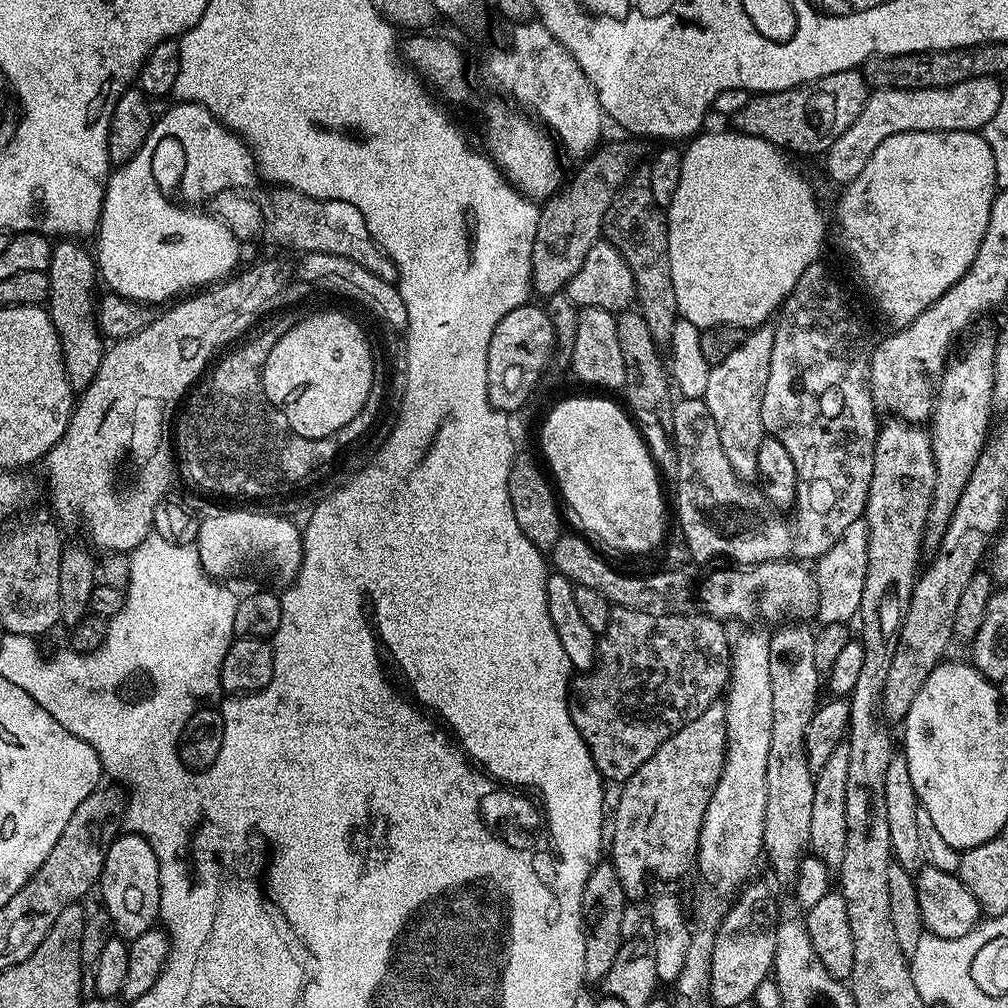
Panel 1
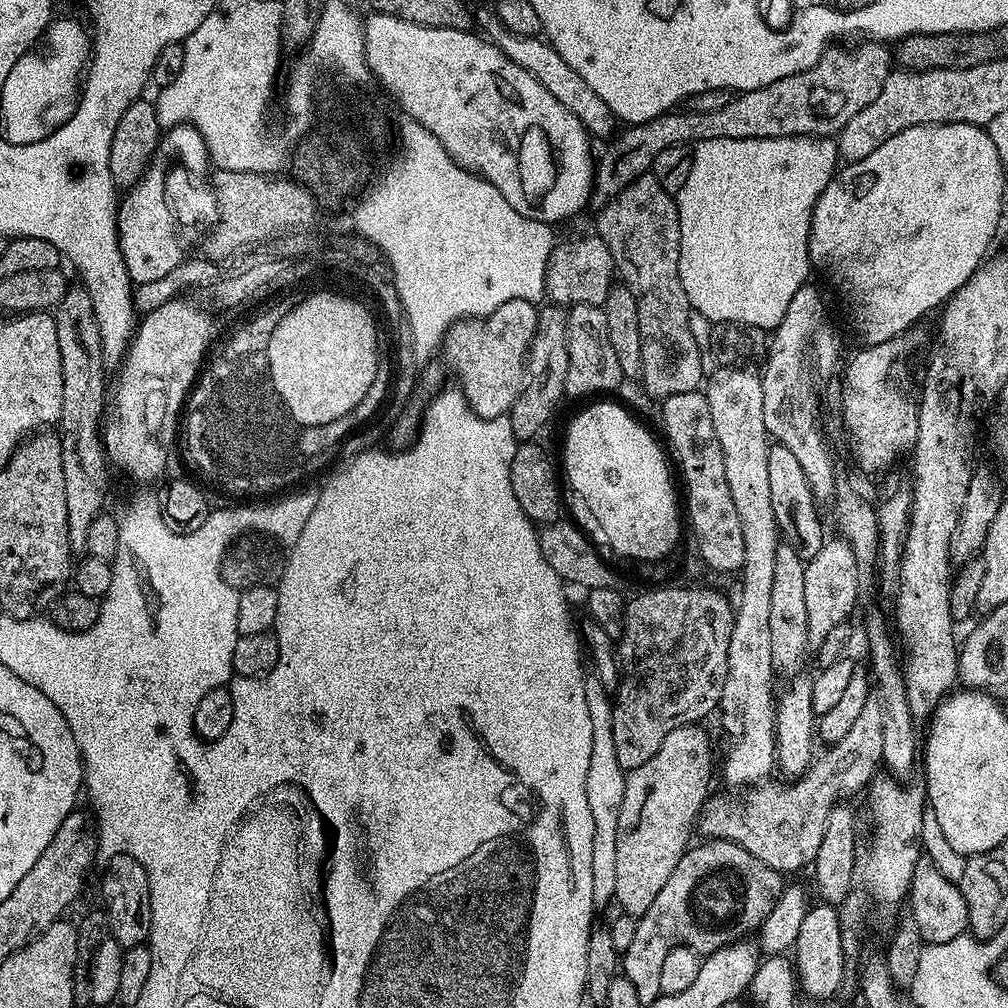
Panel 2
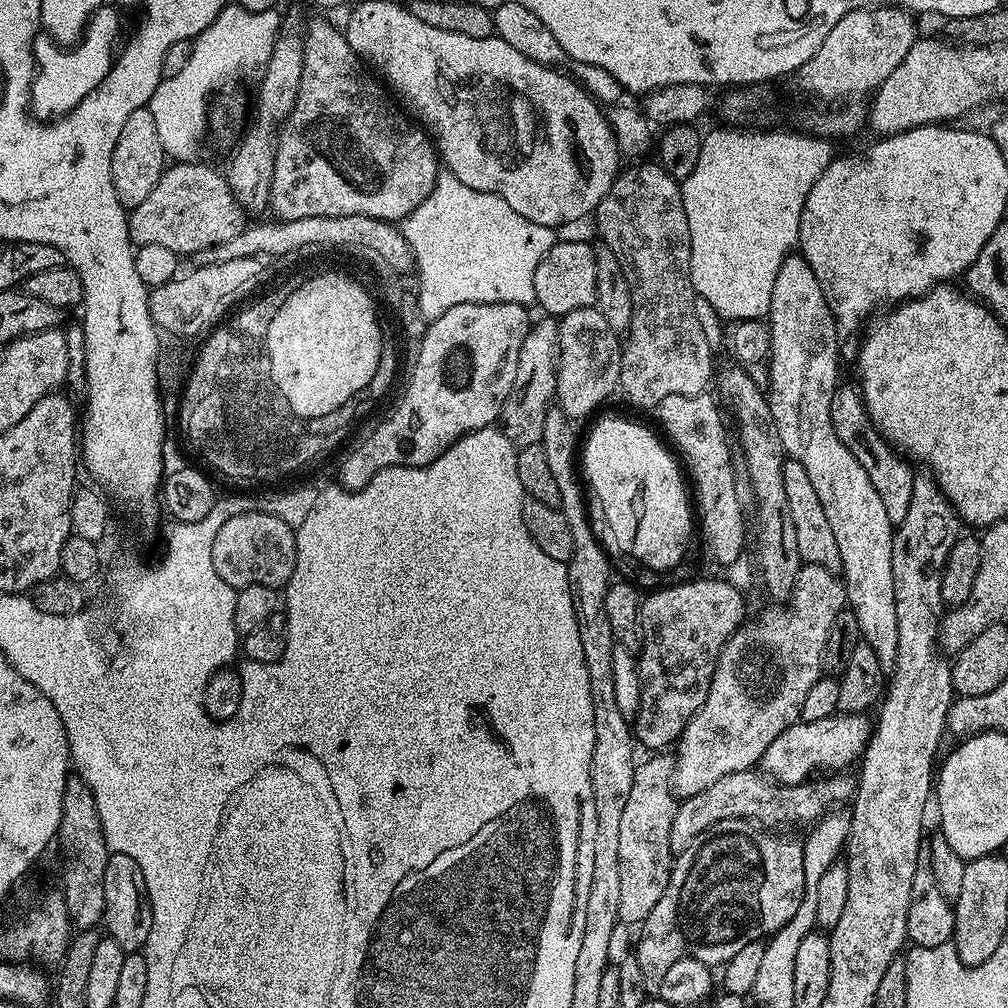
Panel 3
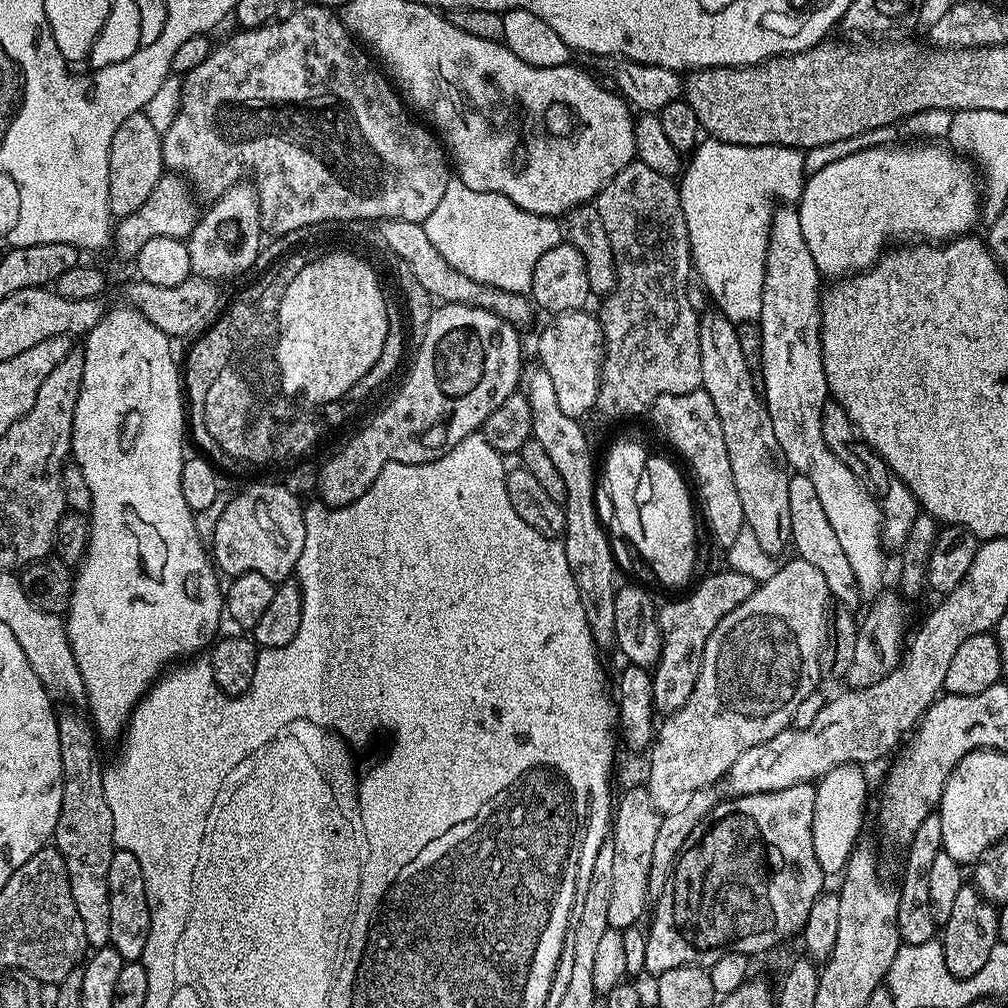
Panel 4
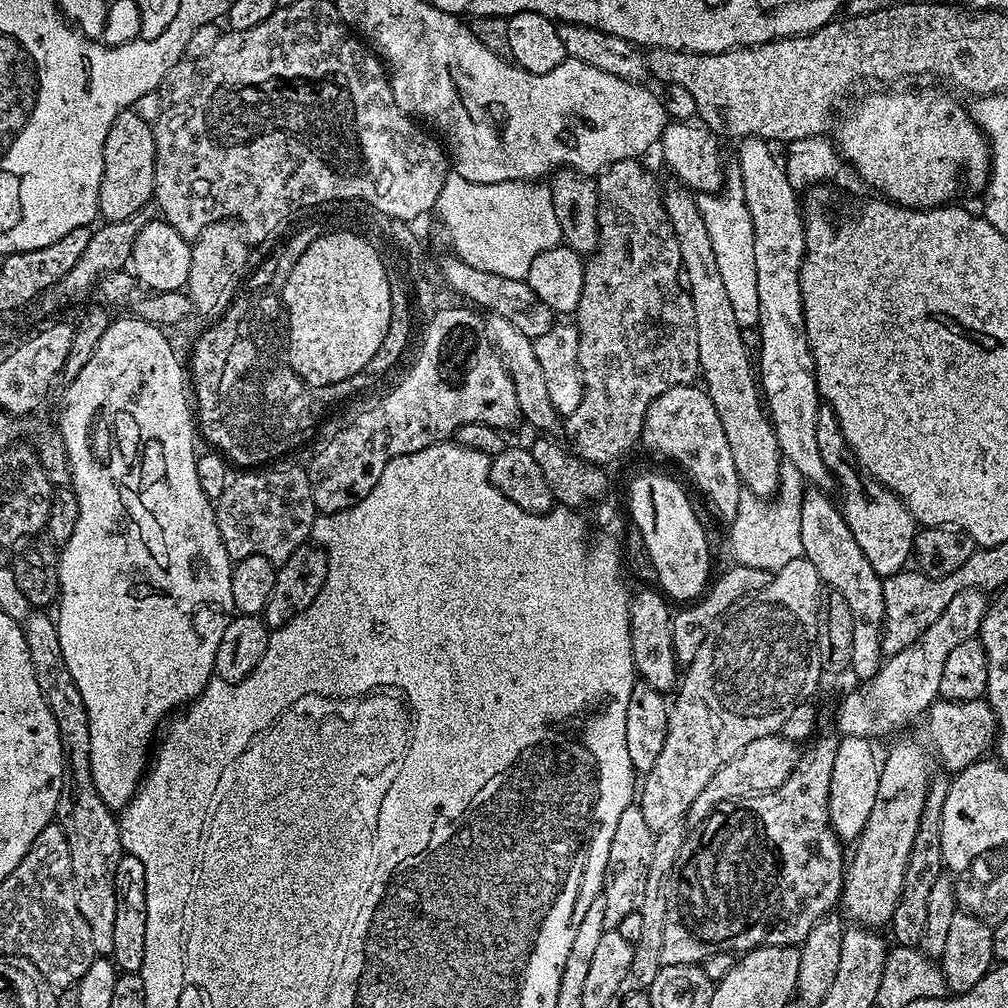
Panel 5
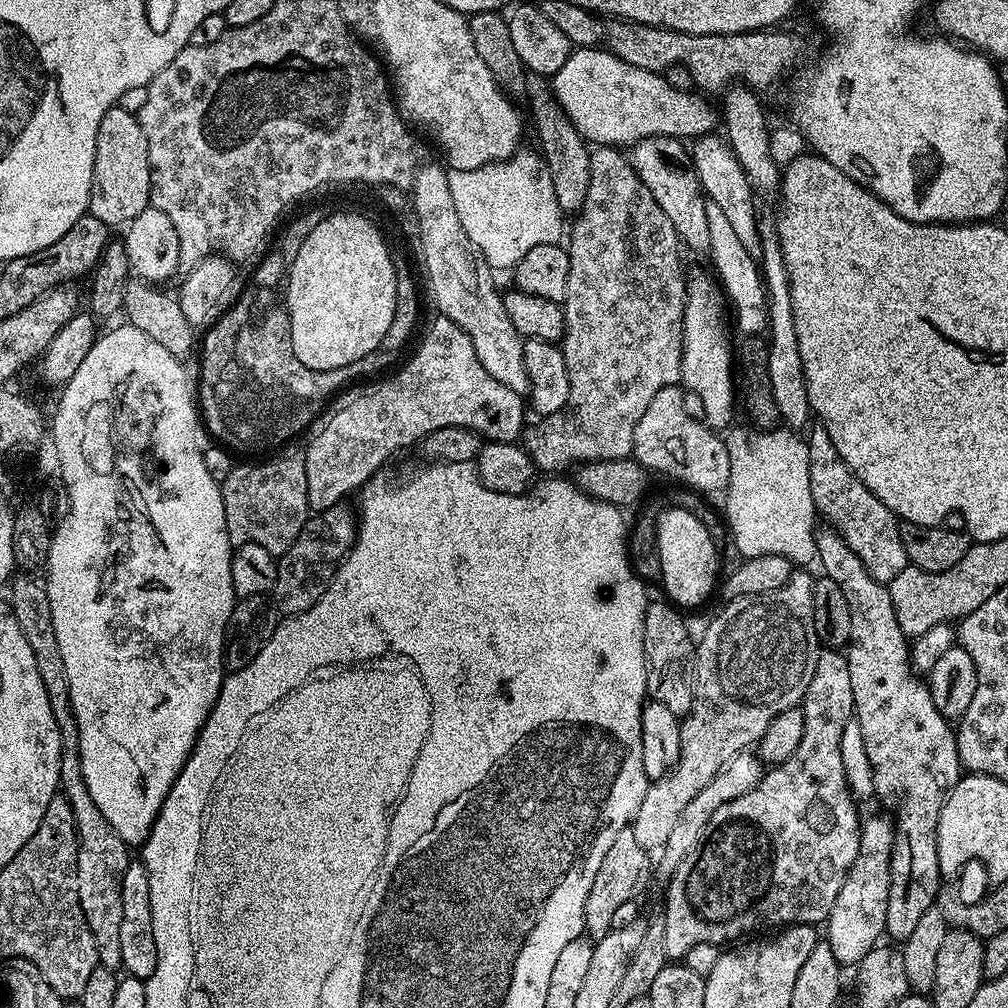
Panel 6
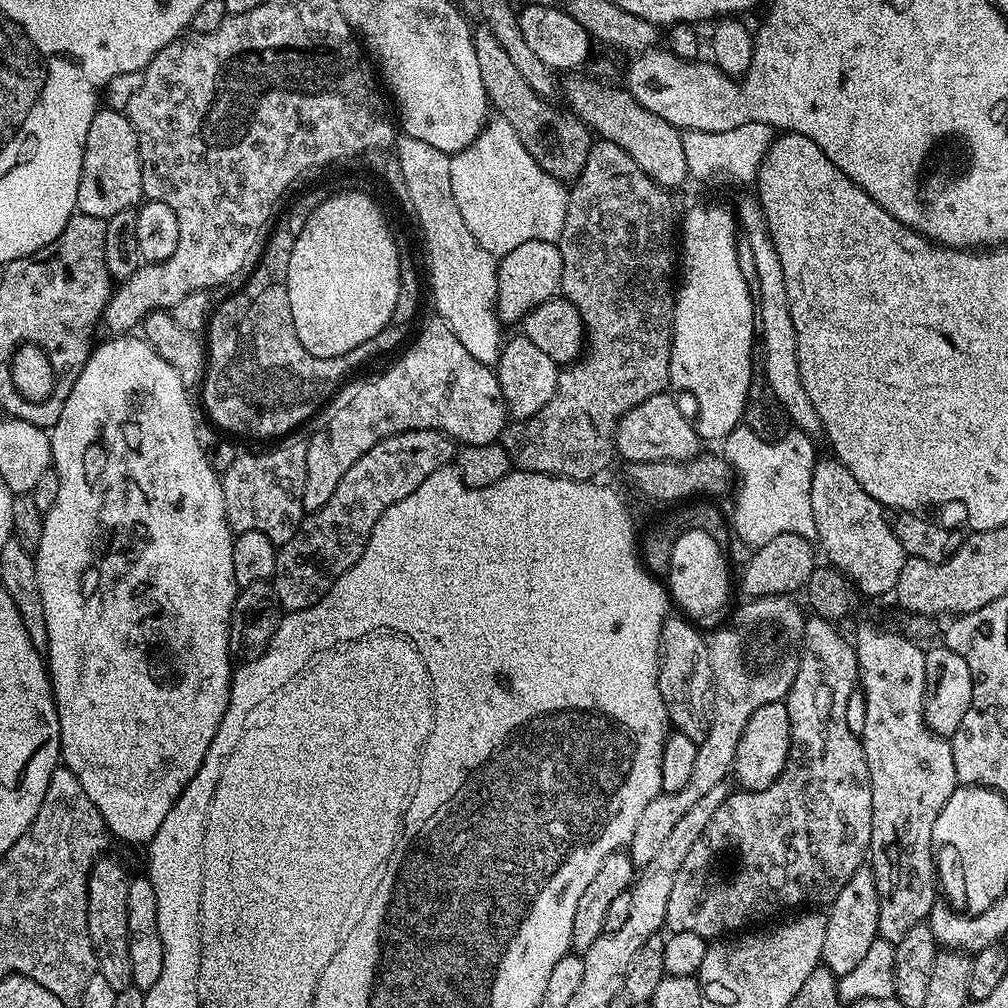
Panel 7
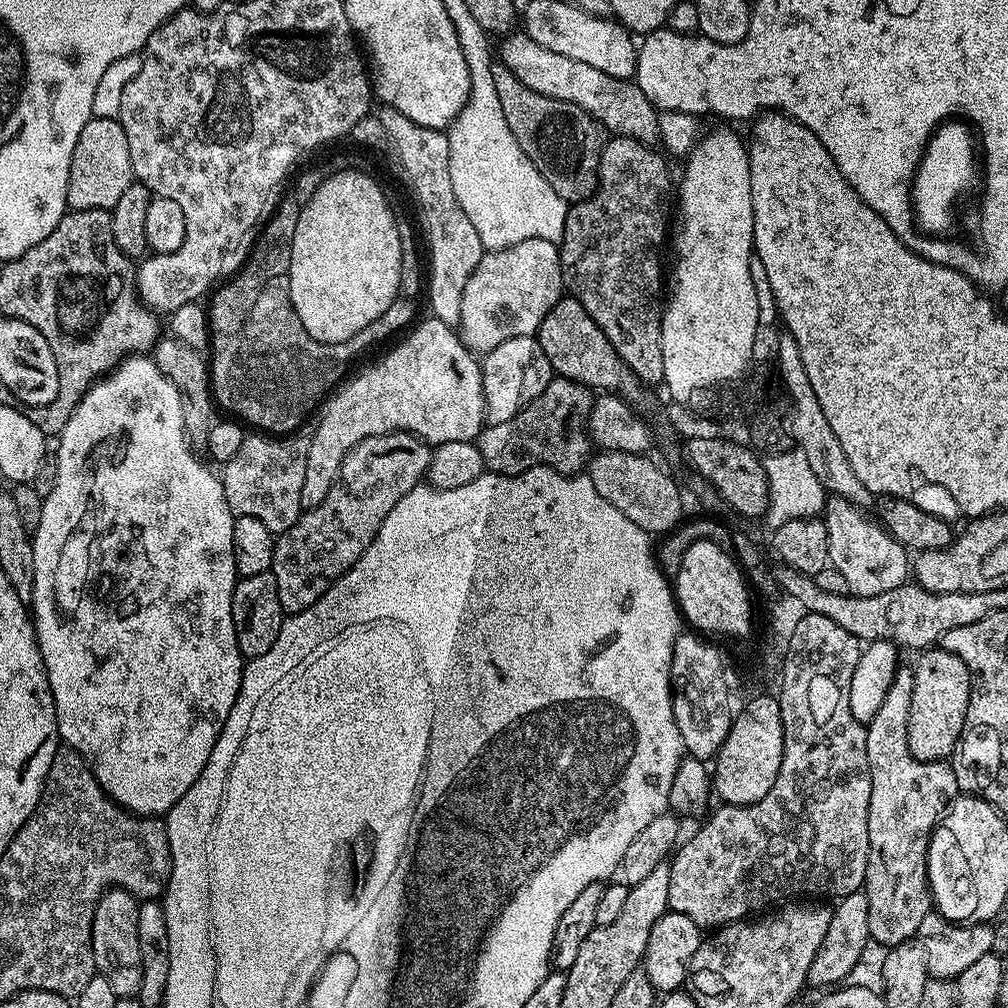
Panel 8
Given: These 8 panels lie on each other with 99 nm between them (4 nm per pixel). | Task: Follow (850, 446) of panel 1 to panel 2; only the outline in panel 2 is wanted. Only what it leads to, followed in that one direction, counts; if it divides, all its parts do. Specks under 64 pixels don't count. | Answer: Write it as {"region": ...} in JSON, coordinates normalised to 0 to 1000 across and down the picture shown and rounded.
{"region":[[[799,284],[784,296],[776,319],[765,330],[761,350],[757,354],[756,366],[756,407],[759,409],[759,427],[769,439],[780,442],[788,454],[792,454],[796,466],[806,480],[806,489],[811,497],[817,495],[829,484],[829,464],[825,461],[825,448],[813,430],[813,405],[810,402],[810,389],[802,385],[798,372],[802,369],[802,357],[798,349],[810,349],[810,361],[821,365],[829,357],[833,337],[825,326],[821,306],[807,284]]]}

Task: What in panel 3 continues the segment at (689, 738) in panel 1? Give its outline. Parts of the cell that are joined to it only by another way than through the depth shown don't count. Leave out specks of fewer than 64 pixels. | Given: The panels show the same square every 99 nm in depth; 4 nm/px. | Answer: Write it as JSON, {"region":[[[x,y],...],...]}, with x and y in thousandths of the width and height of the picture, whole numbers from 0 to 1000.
{"region":[[[647,748],[643,755],[632,757],[629,764],[629,777],[625,783],[625,789],[621,795],[621,801],[617,803],[617,815],[613,822],[613,871],[615,872],[615,888],[613,890],[613,907],[615,908],[615,916],[624,919],[634,919],[639,916],[639,912],[645,907],[645,903],[649,903],[649,899],[653,899],[653,891],[657,891],[657,883],[661,883],[663,872],[667,866],[667,858],[669,856],[669,846],[665,839],[665,819],[669,815],[669,808],[671,807],[671,800],[673,791],[667,784],[667,763],[669,761],[669,754],[663,748]]]}

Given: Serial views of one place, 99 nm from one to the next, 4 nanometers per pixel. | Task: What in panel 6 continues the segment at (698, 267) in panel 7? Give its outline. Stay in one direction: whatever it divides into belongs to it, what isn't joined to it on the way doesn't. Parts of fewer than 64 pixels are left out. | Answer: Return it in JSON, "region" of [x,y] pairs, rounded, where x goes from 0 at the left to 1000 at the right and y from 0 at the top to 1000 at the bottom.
{"region":[[[690,270],[688,274],[686,271],[681,278],[683,295],[679,301],[679,347],[675,381],[694,396],[698,420],[707,427],[715,427],[727,420],[726,404],[732,401],[732,383],[730,387],[730,381],[726,378],[727,346],[726,349],[722,346],[721,339],[710,326],[710,302],[717,303],[720,295],[717,289],[712,288],[707,275],[703,274],[698,270]]]}

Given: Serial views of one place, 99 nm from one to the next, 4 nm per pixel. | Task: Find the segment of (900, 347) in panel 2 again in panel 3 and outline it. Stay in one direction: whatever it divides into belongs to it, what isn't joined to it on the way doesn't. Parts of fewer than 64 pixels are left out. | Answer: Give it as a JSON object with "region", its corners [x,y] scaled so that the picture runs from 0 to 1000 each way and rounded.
{"region":[[[830,384],[827,395],[823,395],[823,419],[827,423],[827,431],[835,435],[835,442],[855,458],[855,466],[859,466],[863,478],[867,478],[867,486],[871,486],[871,494],[875,494],[885,521],[893,520],[895,514],[899,514],[899,506],[903,506],[903,490],[907,490],[909,472],[905,468],[906,461],[870,429],[848,384]]]}

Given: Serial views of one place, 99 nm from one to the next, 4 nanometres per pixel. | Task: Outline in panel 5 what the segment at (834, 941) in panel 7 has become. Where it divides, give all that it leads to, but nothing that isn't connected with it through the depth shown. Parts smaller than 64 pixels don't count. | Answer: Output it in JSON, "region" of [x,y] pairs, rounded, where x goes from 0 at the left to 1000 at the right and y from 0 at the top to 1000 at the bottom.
{"region":[[[976,692],[953,698],[931,693],[921,703],[919,713],[917,734],[897,734],[887,739],[872,759],[867,804],[848,834],[849,842],[843,845],[837,866],[837,884],[831,894],[832,900],[837,900],[836,908],[846,918],[872,922],[872,917],[880,918],[884,914],[891,899],[907,827],[911,827],[927,769],[925,746],[941,762],[941,767],[947,768],[973,753],[979,747],[976,745],[985,741],[988,732],[988,709]]]}

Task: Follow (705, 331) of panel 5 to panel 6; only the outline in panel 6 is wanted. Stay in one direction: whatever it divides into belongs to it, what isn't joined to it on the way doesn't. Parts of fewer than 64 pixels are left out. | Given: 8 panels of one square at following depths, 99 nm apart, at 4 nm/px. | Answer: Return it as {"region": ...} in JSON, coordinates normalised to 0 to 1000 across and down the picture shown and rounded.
{"region":[[[646,135],[626,144],[625,158],[641,188],[649,192],[649,200],[653,200],[661,216],[665,216],[676,243],[680,247],[688,246],[690,250],[704,247],[704,220],[700,216],[704,202],[694,185],[680,140],[670,135]]]}

